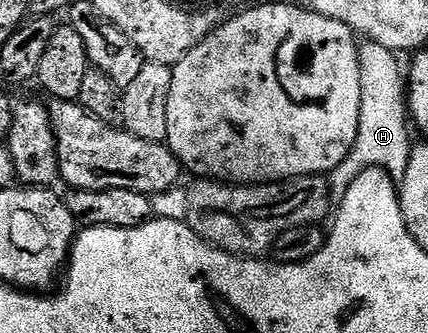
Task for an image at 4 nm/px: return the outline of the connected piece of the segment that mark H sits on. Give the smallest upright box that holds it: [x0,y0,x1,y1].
[331,42,411,194]

